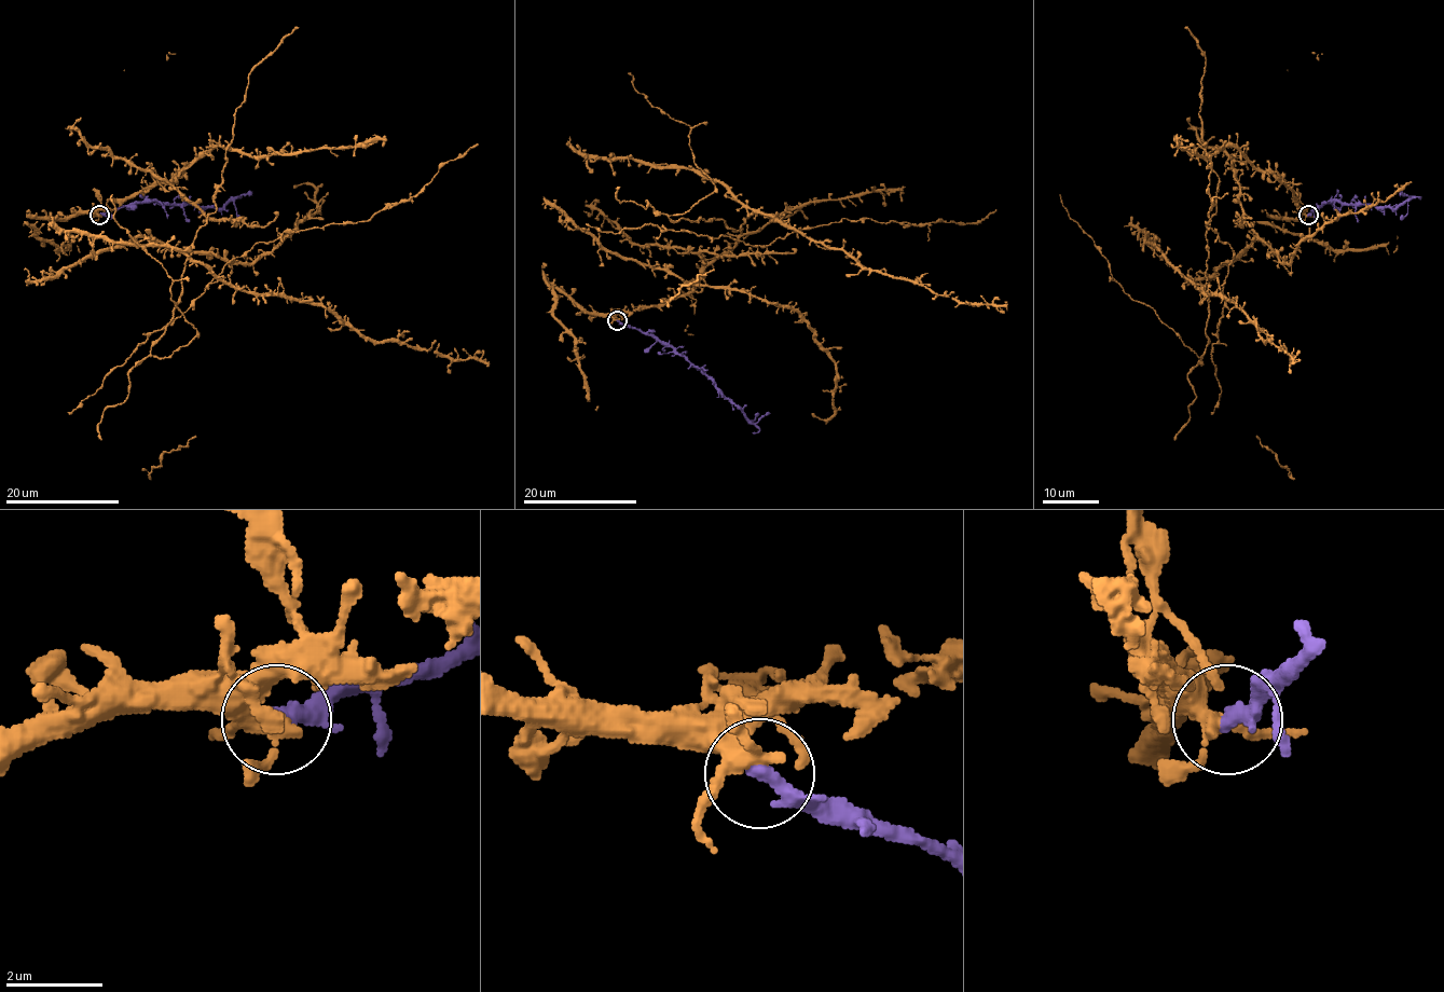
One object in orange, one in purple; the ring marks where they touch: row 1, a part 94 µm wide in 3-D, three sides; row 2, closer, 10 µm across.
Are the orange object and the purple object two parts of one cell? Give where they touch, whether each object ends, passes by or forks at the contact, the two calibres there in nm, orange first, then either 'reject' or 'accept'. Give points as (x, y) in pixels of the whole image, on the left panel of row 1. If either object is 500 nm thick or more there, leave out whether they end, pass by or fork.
(99, 215) | orange forks | purple ends | 280/360 nm | accept

